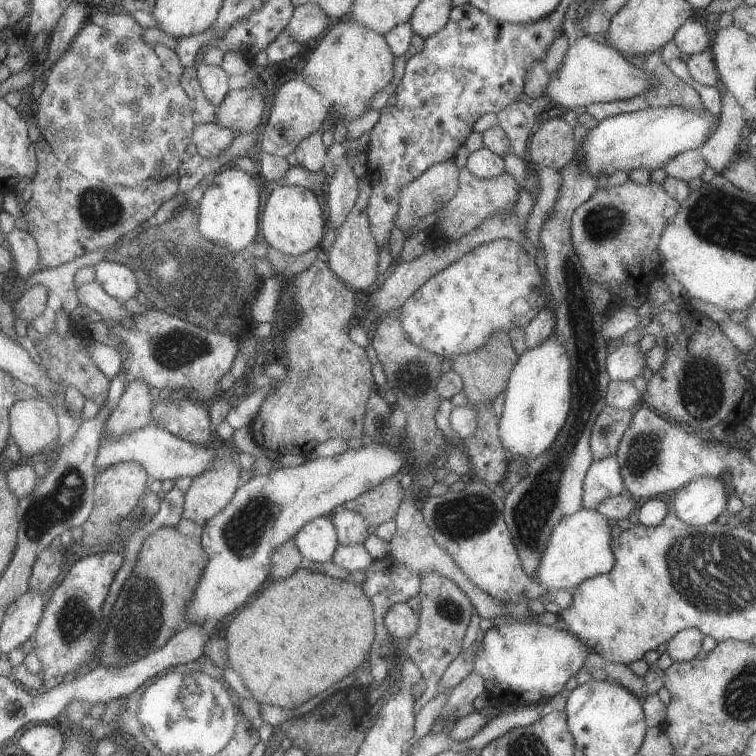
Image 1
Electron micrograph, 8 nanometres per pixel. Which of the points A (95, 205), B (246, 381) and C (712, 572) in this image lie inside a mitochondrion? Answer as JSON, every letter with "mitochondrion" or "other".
{"A":"mitochondrion","B":"other","C":"mitochondrion"}

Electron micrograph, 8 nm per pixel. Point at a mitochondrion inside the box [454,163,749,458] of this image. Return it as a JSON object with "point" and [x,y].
{"point":[700,390]}

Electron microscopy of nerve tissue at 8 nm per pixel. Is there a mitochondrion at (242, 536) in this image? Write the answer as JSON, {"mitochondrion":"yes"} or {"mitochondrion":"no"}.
{"mitochondrion":"yes"}

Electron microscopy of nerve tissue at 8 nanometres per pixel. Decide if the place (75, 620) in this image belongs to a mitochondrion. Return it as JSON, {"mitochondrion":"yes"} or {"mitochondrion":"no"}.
{"mitochondrion":"yes"}

